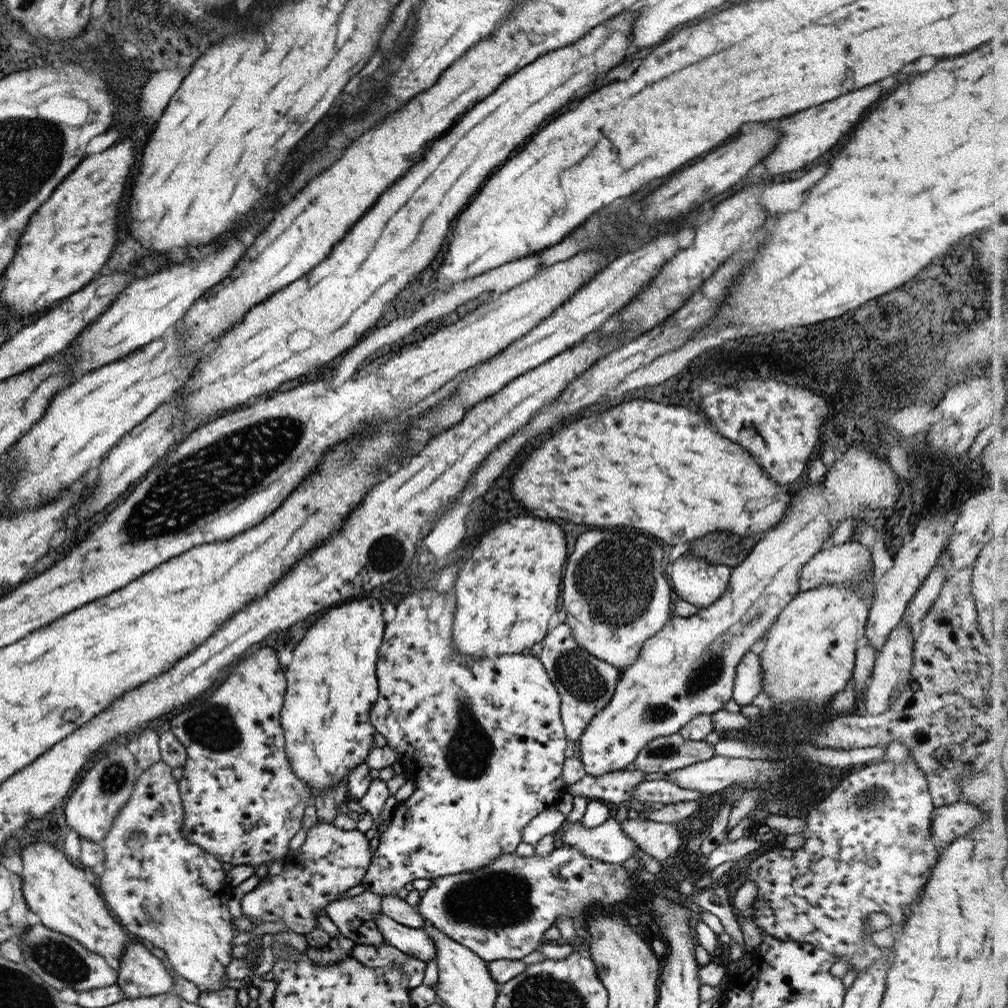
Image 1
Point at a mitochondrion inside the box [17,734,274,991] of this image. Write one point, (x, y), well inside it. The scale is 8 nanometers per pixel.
(59, 961)

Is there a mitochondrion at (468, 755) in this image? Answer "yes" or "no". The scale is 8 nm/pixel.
yes

